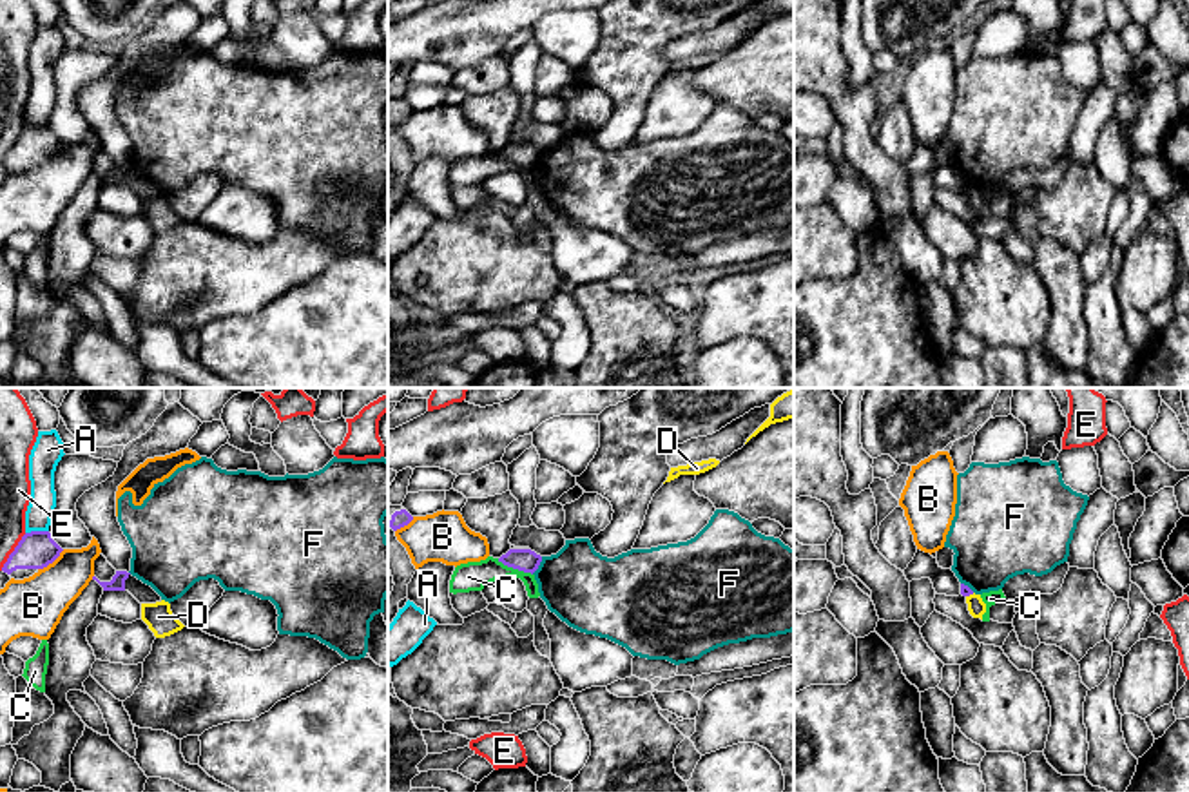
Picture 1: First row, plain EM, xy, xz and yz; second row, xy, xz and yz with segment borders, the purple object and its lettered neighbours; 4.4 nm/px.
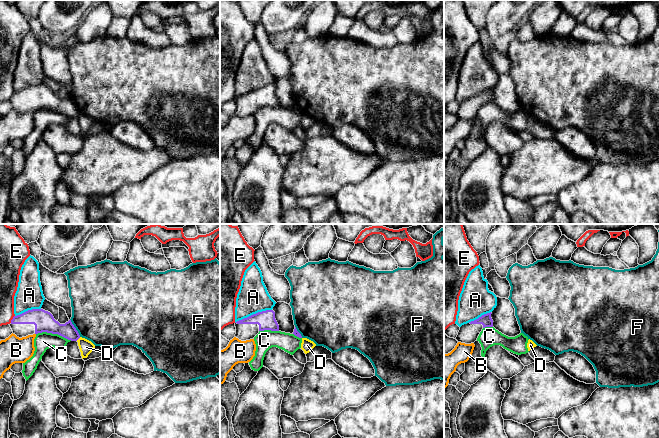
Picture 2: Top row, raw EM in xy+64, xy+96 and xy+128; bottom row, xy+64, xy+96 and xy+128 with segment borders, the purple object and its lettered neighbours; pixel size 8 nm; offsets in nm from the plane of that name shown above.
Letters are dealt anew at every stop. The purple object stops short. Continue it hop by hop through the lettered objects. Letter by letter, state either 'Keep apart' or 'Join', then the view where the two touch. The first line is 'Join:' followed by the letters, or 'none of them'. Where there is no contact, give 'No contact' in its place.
Join: none of them
A: Keep apart. Touches purple in xy
B: Keep apart. Touches purple in xy
C: Keep apart. Touches purple in xz
D: Keep apart. Touches purple in yz
E: Keep apart. Touches purple in xy
F: Keep apart. Touches purple in xz

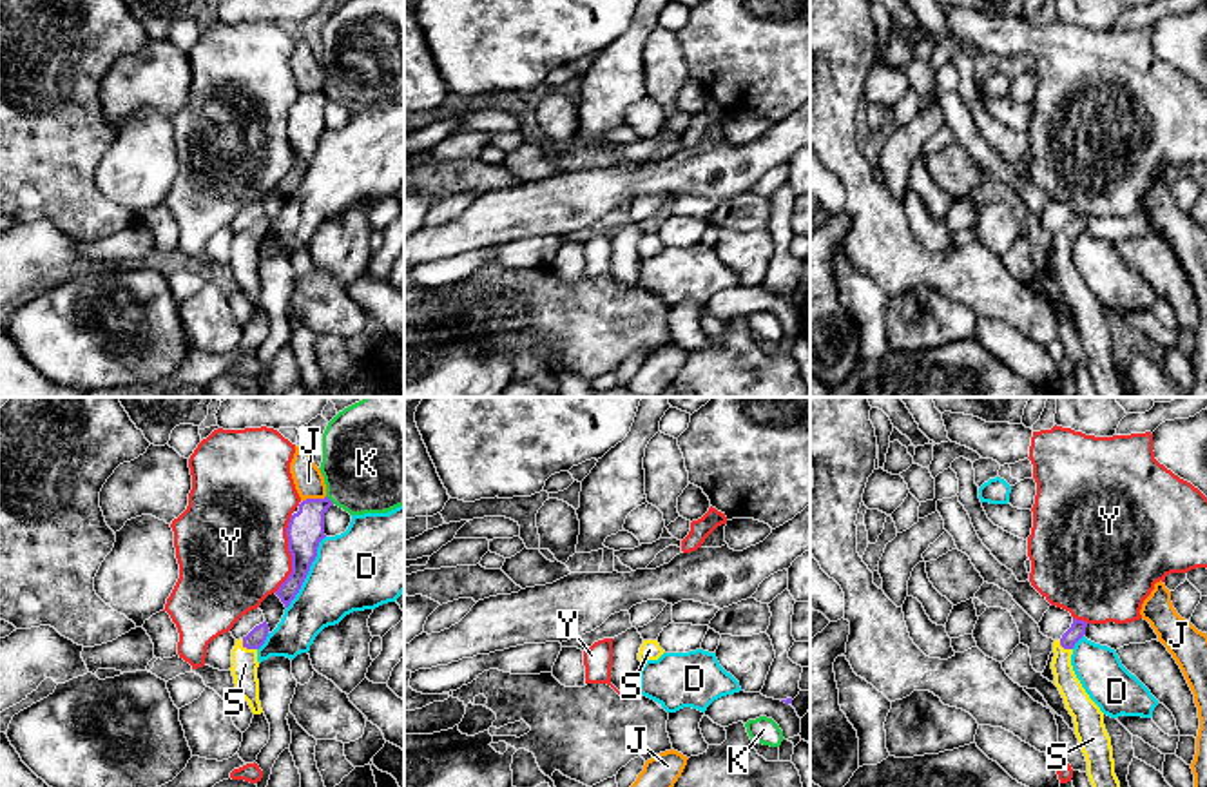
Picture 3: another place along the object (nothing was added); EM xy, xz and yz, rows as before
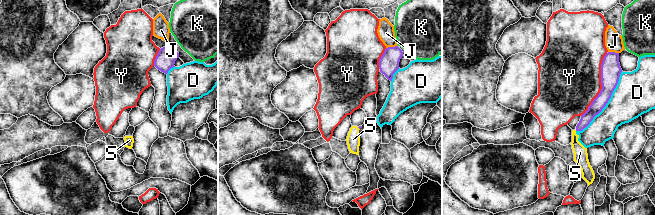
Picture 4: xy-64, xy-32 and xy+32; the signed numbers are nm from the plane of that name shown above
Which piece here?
Join: S
D: Keep apart. Touches purple in xy
J: Keep apart. Touches purple in xy
K: Keep apart. Touches purple in xy
S: Join. Touches purple in xy
Y: Keep apart. Touches purple in xy

